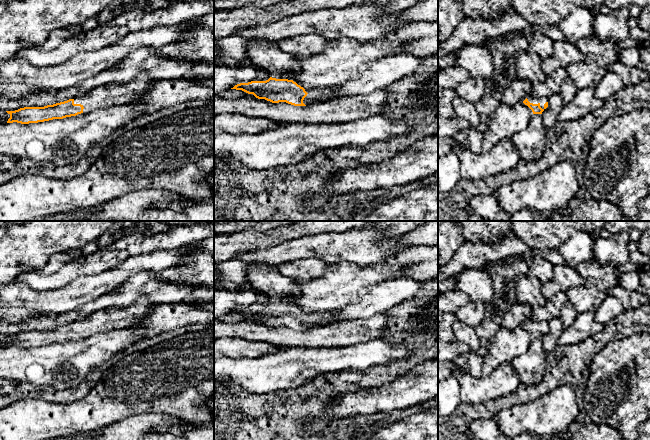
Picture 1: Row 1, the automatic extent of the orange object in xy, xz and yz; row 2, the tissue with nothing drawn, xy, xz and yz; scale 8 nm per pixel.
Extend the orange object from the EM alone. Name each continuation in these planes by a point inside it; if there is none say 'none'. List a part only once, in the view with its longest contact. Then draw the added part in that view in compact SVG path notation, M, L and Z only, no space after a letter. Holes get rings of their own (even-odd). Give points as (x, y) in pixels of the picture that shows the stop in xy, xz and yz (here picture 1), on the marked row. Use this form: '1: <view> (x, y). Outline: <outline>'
1: yz (542, 100). Outline: M529 96L529 97L527 97L527 99L528 99L528 101L530 102L530 103L533 103L533 104L540 104L540 107L542 108L542 109L544 109L544 104L546 103L546 102L548 102L548 98L546 98L546 97L540 97L540 98L537 98L537 97L532 97L532 96ZM544 109L545 110L545 109Z

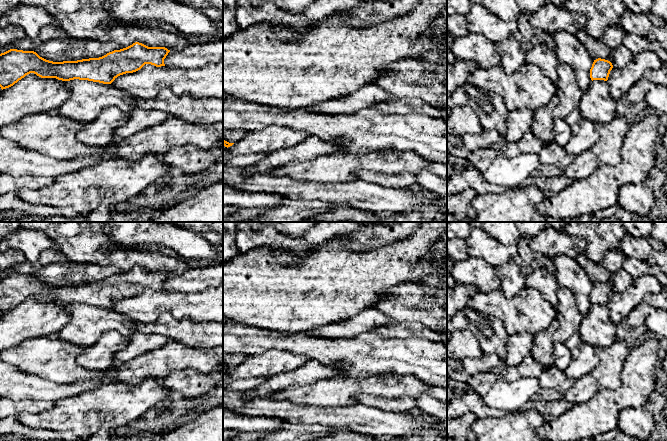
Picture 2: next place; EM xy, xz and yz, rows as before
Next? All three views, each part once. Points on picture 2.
none

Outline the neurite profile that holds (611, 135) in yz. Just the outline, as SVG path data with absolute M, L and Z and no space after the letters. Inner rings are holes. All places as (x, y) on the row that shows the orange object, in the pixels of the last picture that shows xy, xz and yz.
M616 114L611 122L594 123L594 127L599 134L599 140L592 146L591 151L601 164L617 165L621 160L620 150L629 129L626 119Z

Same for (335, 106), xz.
M342 97L332 99L323 103L317 103L315 105L306 107L306 109L312 113L323 113L328 115L355 112L357 110L355 108L354 102L347 101Z

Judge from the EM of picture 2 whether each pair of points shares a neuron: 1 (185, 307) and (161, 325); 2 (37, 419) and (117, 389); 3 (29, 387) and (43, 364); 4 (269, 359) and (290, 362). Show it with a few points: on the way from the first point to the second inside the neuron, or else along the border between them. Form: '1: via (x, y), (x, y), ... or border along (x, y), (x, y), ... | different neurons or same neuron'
1: border along (150, 322), (154, 322), (165, 313), (196, 322) | different neurons
2: via (57, 419), (67, 415), (85, 415), (97, 409) | same neuron
3: border along (14, 366), (25, 373), (34, 374), (58, 383) | different neurons
4: via (274, 362), (285, 362) | same neuron

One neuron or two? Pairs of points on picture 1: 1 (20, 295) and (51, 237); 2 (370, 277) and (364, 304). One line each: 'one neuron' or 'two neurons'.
1: two neurons
2: two neurons

